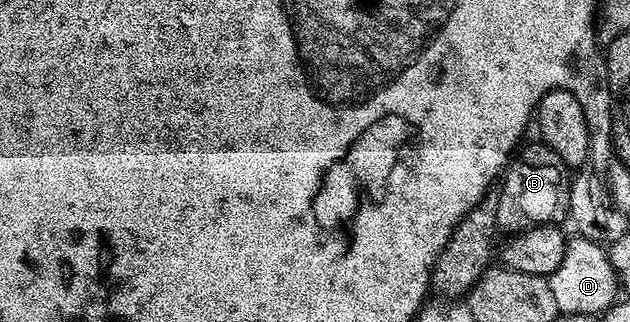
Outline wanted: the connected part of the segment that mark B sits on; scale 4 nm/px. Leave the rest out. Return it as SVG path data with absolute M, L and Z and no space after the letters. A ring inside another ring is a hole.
M536 141L530 145L523 144L517 150L515 159L507 164L501 181L500 191L497 190L496 196L496 219L497 228L503 229L503 234L513 235L523 233L525 229L531 229L537 225L549 225L551 223L562 223L567 220L570 211L570 186L572 184L572 173L565 162L559 157L558 153L552 150L543 142Z

